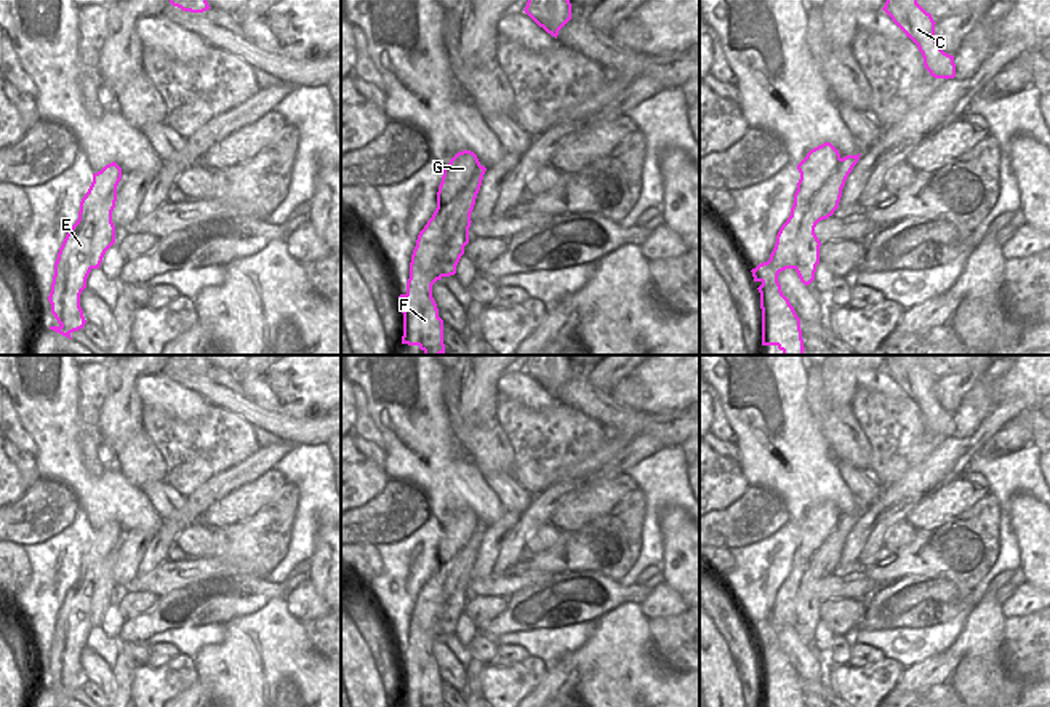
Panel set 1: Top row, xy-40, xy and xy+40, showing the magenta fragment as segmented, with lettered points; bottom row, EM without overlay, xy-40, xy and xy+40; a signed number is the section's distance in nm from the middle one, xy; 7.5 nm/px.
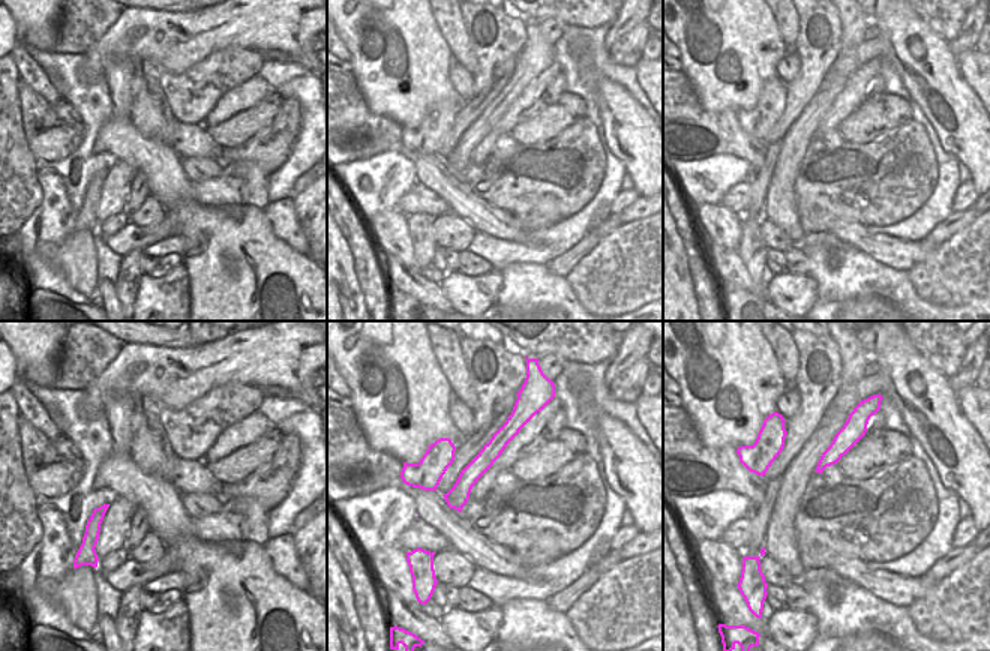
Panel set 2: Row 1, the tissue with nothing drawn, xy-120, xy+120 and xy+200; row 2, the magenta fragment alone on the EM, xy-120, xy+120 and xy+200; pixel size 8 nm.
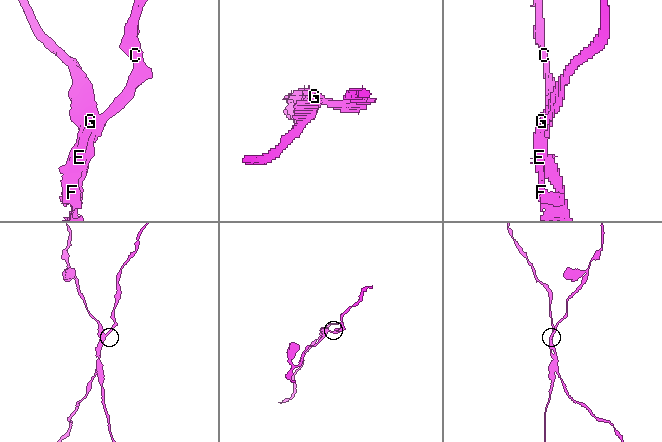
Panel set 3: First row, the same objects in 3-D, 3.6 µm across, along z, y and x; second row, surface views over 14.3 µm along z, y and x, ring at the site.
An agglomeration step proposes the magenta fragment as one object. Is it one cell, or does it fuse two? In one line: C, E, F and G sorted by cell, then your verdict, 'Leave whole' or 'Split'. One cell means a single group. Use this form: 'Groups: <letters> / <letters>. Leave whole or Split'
Groups: C / E F G. Split

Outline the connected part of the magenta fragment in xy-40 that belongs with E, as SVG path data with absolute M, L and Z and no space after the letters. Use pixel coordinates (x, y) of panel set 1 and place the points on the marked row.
M112 162L93 174L93 182L80 202L78 219L67 232L54 262L54 275L48 301L58 326L50 330L69 338L85 326L80 294L86 288L91 266L91 242L98 214L107 195L117 189L122 168Z

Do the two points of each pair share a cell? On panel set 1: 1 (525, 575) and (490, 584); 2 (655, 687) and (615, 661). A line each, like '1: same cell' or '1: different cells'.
1: same cell
2: same cell

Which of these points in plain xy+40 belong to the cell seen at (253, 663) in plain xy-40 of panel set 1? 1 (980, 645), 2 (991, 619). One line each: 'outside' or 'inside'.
1: inside
2: inside

